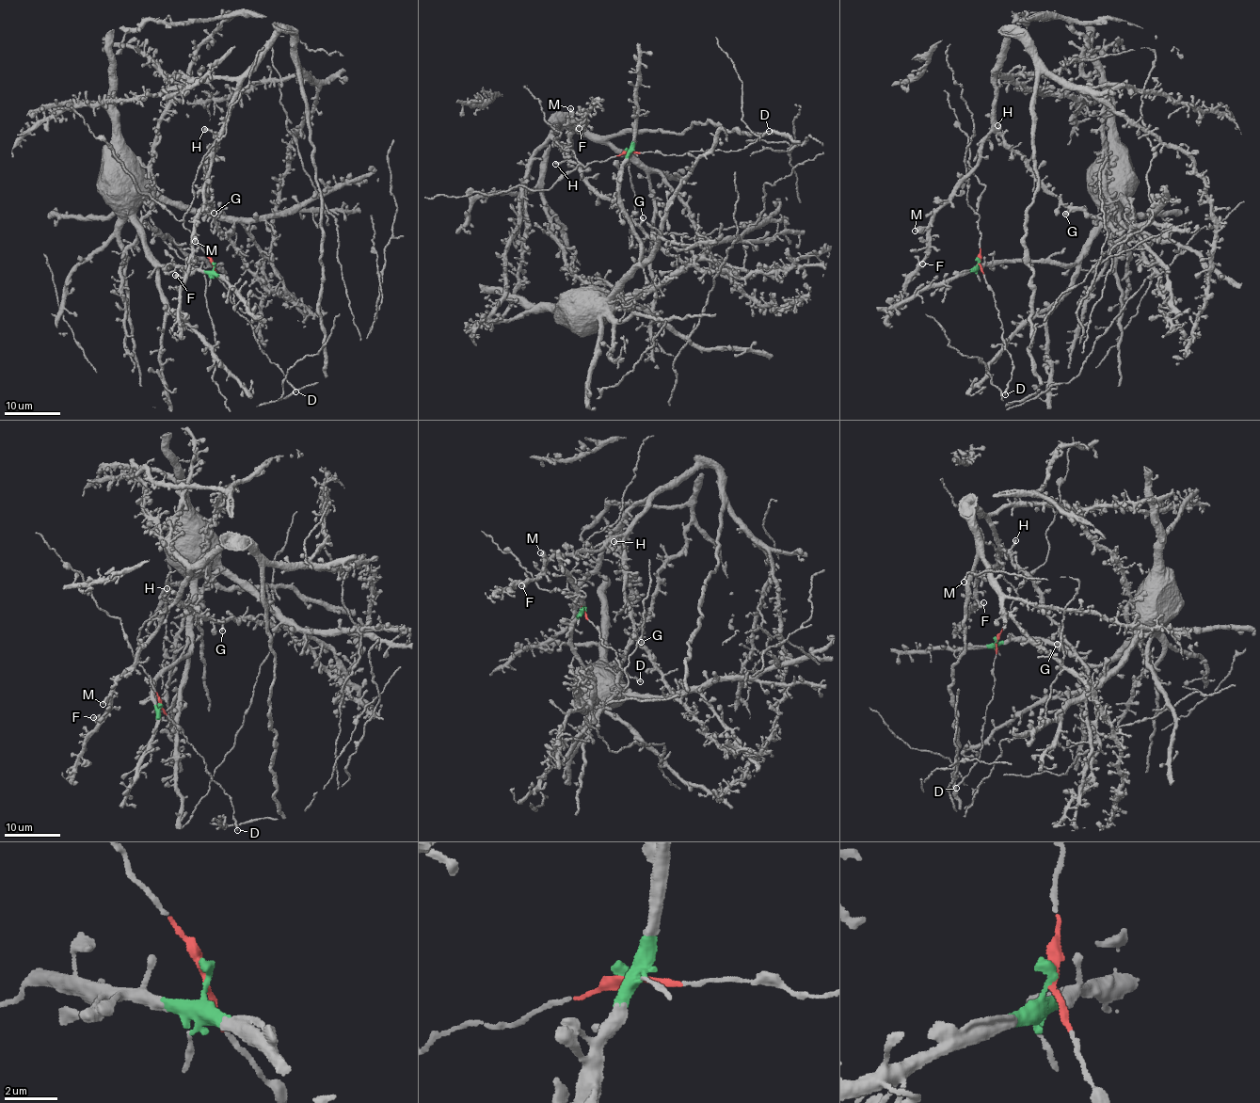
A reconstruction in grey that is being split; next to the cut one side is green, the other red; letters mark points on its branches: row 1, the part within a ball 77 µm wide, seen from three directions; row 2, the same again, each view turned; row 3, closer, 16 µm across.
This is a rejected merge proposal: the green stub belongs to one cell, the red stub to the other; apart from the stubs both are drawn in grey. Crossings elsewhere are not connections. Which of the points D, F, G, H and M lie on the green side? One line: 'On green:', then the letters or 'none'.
On green: none

